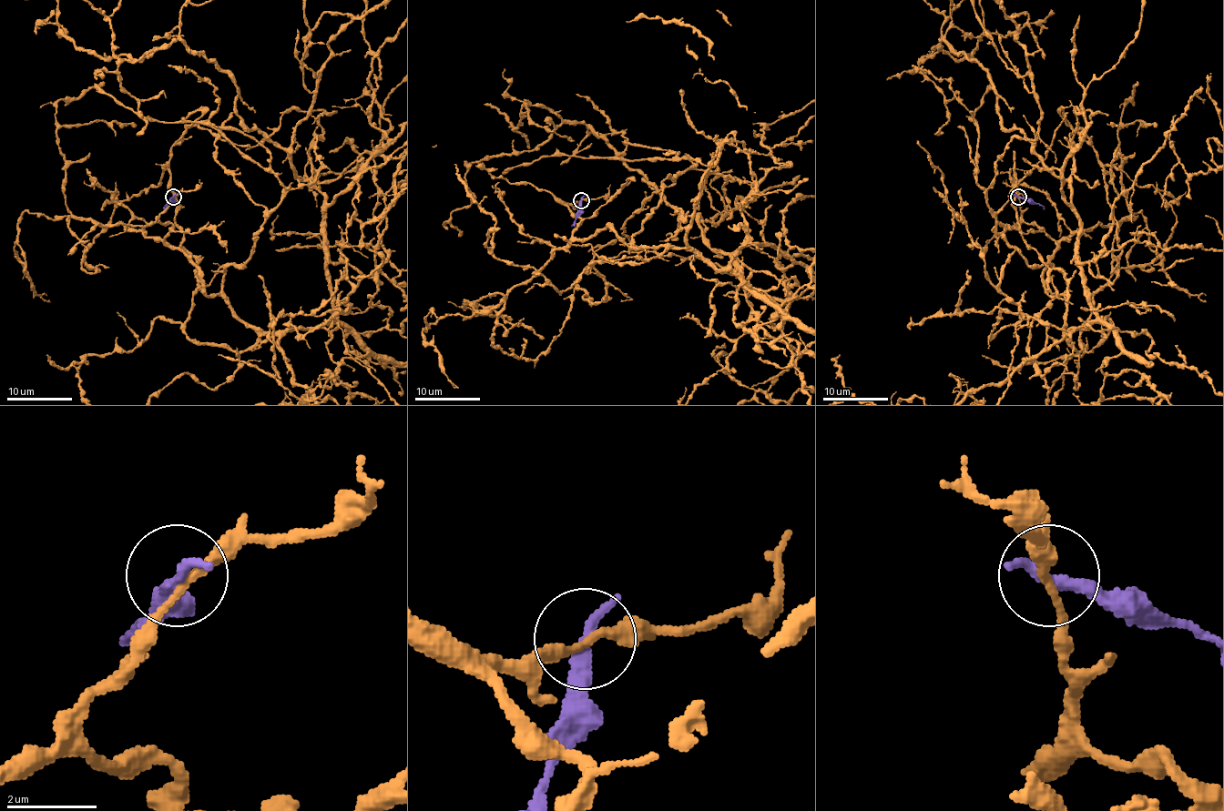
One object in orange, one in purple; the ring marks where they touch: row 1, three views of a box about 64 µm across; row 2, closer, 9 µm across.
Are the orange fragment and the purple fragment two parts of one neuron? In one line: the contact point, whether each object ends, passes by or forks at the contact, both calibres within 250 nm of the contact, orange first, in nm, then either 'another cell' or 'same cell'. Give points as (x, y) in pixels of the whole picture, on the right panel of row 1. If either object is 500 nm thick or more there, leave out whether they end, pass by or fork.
place (1018, 197); orange passes by; purple ends; calibres 200 and 360 nm; another cell

